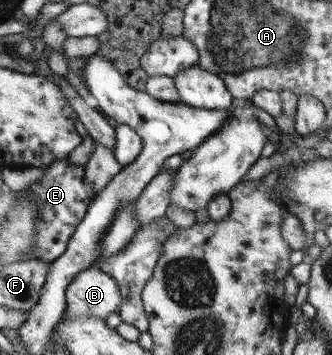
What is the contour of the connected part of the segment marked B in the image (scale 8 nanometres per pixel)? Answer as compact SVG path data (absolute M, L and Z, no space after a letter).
M97 267L78 272L65 289L66 317L99 317L117 313L121 295L113 279Z

